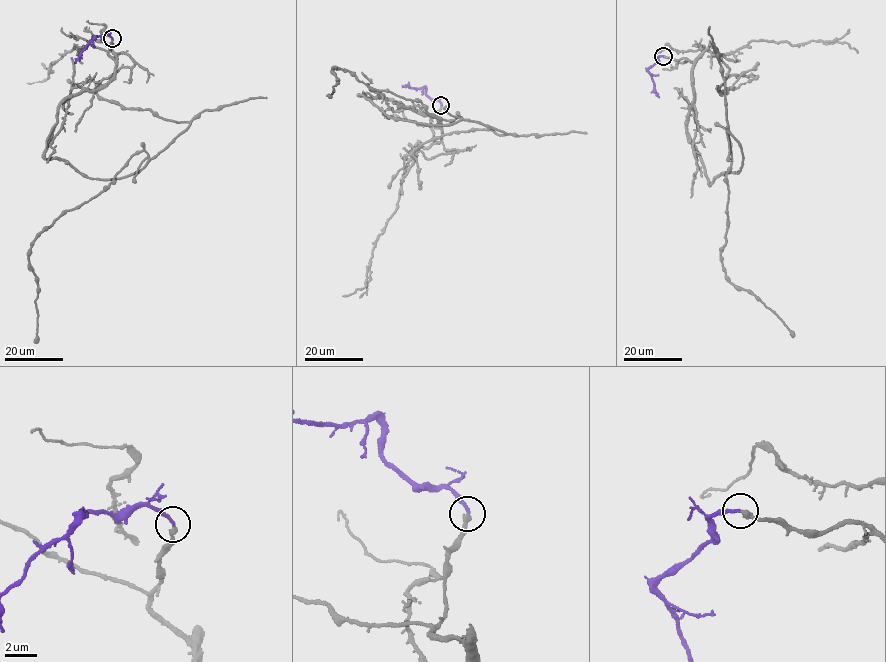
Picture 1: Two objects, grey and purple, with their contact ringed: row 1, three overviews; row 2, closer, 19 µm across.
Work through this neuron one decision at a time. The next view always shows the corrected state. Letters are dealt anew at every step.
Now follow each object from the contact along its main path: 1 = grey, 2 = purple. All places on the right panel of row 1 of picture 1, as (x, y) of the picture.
1: (663, 56), (693, 63), (687, 133), (709, 184), (738, 173), (740, 144), (723, 127), (726, 278), (793, 337)
2: (663, 56), (657, 57), (647, 70), (659, 97)

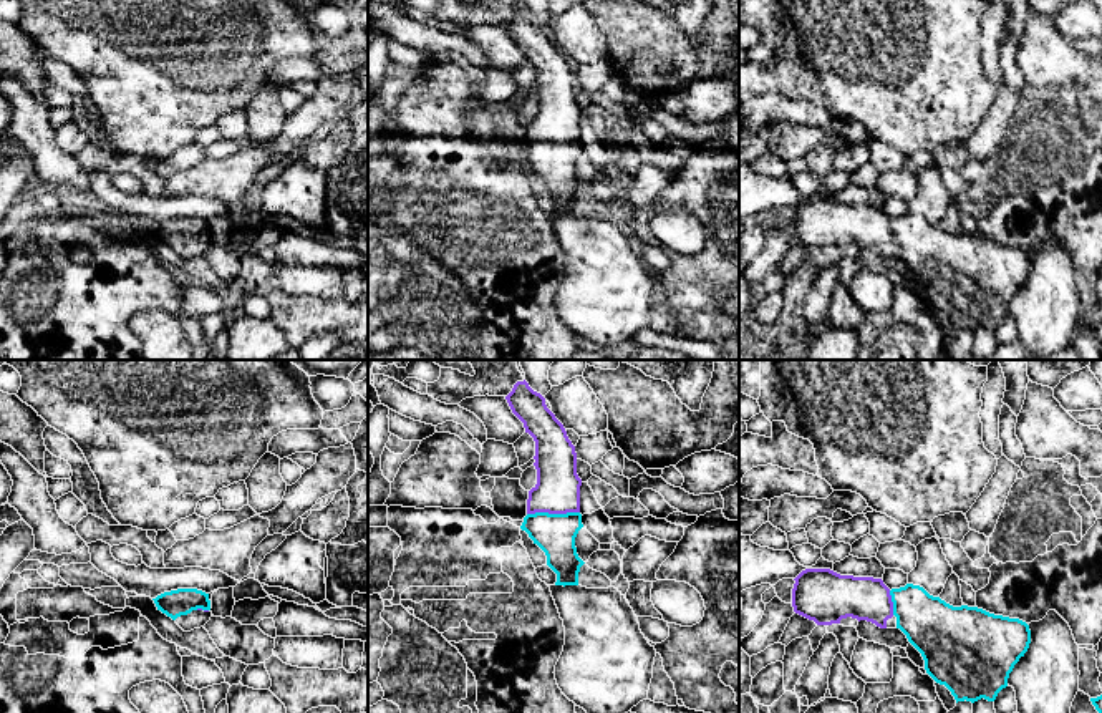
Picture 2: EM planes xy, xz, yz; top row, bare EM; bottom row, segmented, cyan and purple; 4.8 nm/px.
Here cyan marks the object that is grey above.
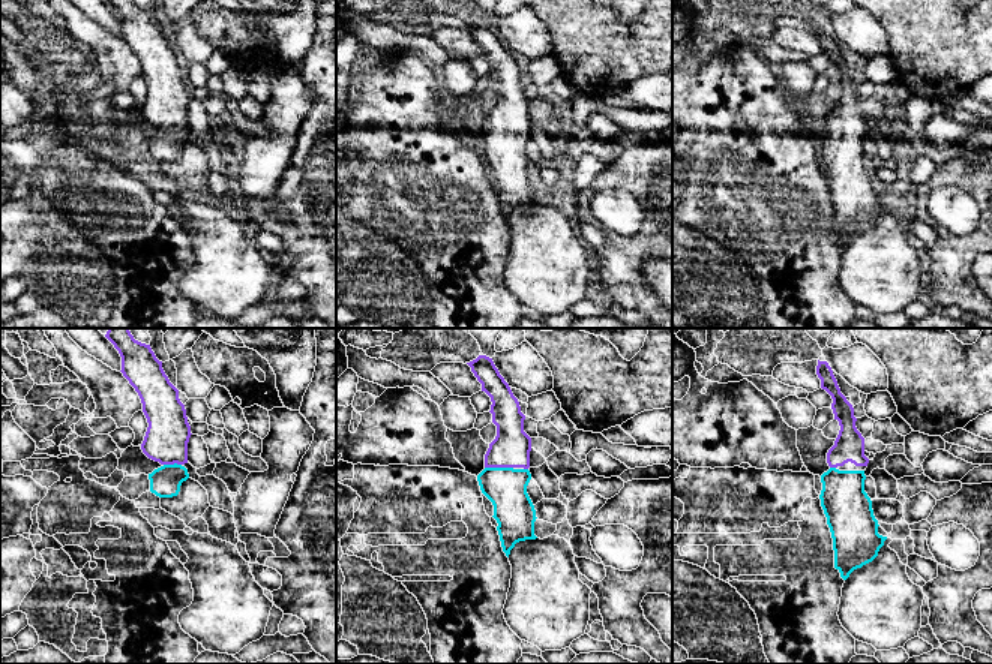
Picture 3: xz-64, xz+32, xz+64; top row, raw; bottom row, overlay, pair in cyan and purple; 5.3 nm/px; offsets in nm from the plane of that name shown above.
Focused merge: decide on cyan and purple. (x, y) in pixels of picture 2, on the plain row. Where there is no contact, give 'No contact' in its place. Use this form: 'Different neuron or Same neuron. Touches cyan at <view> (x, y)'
Same neuron. Touches cyan at xz (552, 143)

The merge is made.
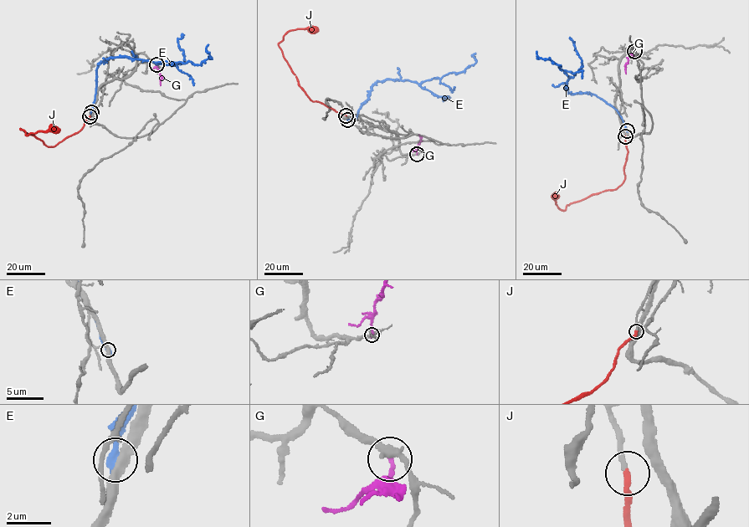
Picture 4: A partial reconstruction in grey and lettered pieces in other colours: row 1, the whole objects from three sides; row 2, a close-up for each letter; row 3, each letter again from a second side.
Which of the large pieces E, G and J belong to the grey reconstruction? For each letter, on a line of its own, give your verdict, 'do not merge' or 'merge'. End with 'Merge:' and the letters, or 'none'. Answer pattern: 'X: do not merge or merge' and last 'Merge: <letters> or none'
E: do not merge
G: do not merge
J: merge
Merge: J

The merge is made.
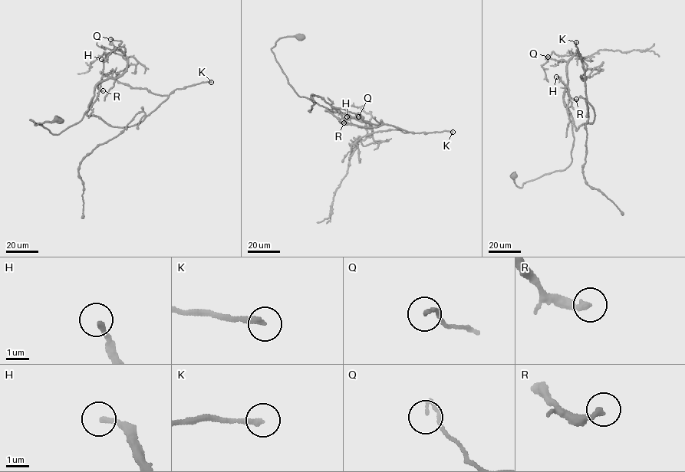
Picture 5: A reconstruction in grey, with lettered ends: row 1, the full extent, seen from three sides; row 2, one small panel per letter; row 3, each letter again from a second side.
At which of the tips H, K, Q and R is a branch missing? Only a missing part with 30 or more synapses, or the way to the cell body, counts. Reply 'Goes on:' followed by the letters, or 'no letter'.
Goes on: K

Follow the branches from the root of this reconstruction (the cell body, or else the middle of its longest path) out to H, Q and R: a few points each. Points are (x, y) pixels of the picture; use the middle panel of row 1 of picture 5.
H: (299, 37), (280, 37), (271, 49), (288, 83), (299, 96), (350, 118), (345, 120), (347, 116)
Q: (299, 37), (280, 37), (271, 49), (288, 83), (299, 96), (369, 123), (370, 137), (368, 122), (358, 116)
R: (299, 37), (276, 40), (271, 49), (275, 60), (299, 96), (348, 114), (350, 118), (340, 119), (344, 122)

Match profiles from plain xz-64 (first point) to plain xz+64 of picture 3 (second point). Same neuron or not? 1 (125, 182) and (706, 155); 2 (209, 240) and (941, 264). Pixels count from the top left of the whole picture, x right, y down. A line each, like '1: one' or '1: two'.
1: one
2: two

